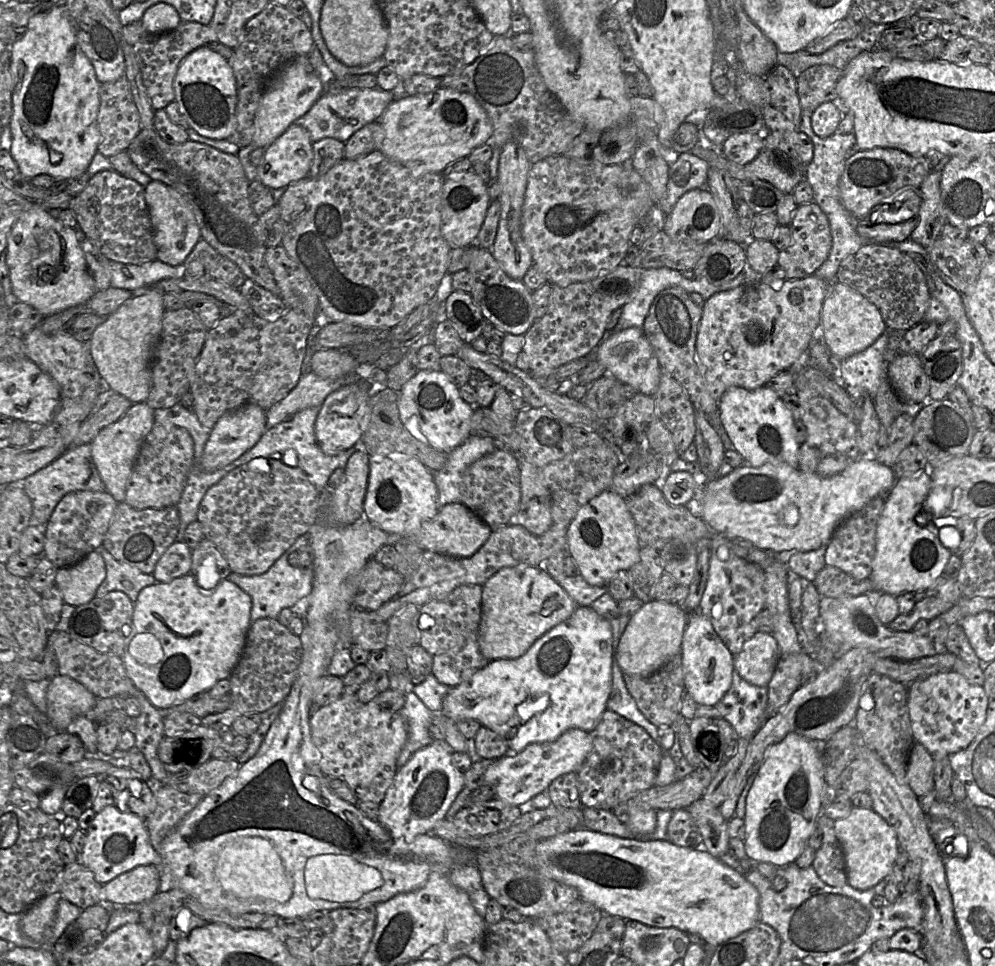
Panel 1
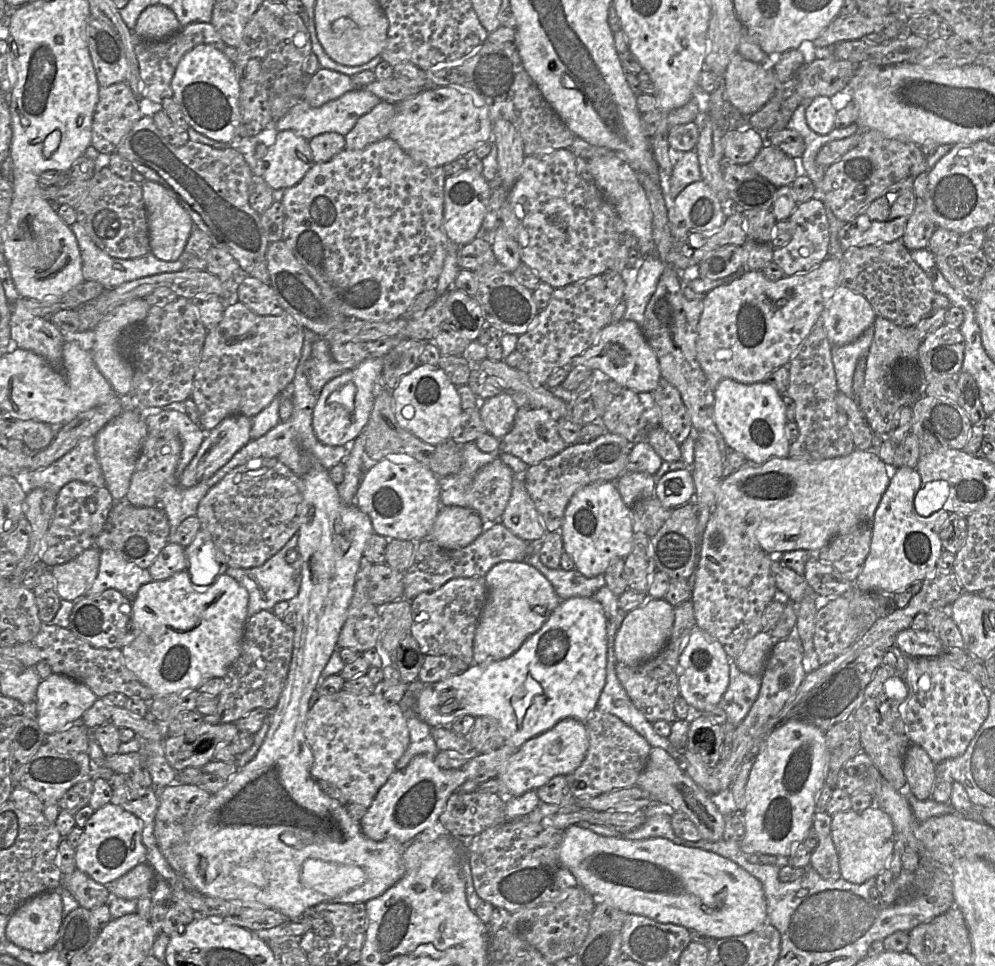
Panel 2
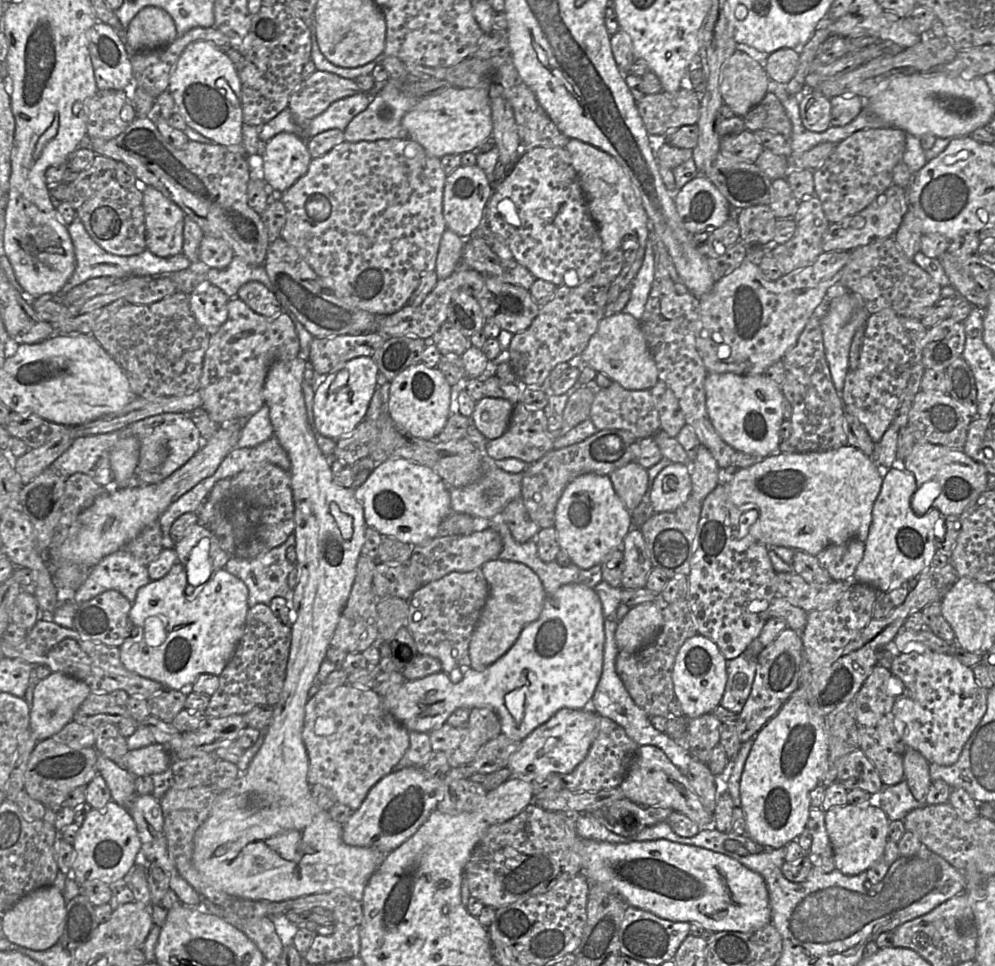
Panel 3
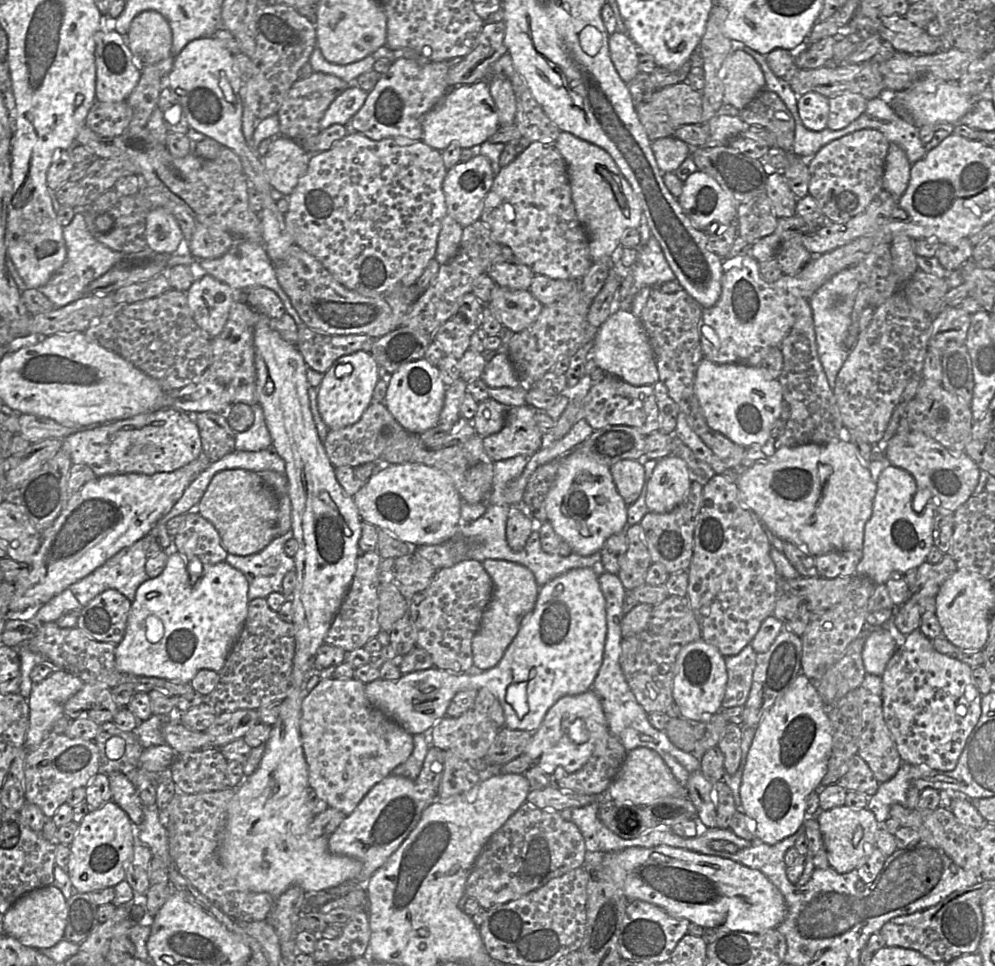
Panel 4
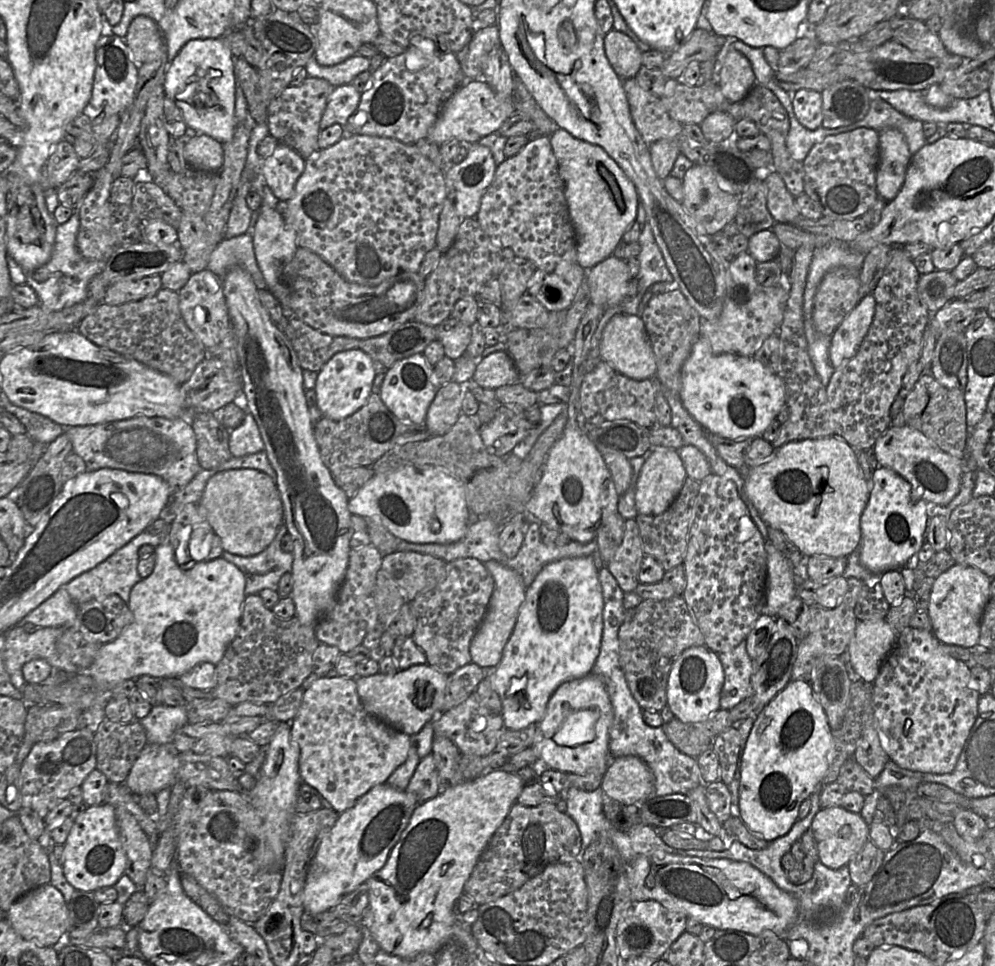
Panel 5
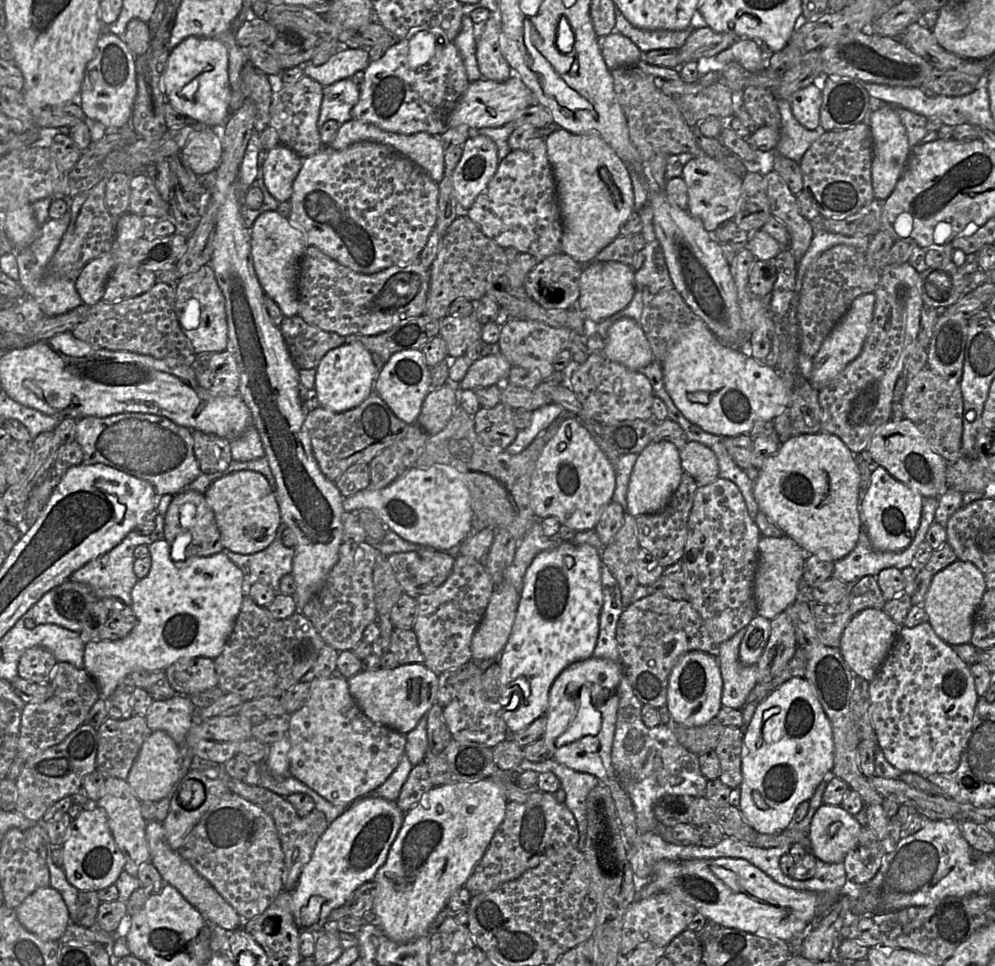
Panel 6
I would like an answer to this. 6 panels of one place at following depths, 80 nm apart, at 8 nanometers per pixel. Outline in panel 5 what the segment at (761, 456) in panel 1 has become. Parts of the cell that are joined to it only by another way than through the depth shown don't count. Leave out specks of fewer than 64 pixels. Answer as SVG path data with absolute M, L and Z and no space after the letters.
M700 336L681 369L679 398L707 432L731 440L761 437L785 404L785 386L781 378L754 357L733 353L715 354Z

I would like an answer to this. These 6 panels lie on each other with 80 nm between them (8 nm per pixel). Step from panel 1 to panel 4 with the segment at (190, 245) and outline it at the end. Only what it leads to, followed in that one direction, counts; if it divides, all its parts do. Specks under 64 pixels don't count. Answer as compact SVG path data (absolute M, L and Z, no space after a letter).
M157 208L151 210L147 214L146 218L146 229L145 229L145 238L147 246L153 251L161 254L172 255L177 250L179 244L183 245L186 242L184 239L183 232L177 222L176 218L168 212L166 209Z

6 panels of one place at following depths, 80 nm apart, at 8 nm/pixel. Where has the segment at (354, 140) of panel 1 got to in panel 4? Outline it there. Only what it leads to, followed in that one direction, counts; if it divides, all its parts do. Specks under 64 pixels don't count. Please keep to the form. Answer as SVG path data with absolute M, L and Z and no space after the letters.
M407 58L396 59L388 72L380 75L363 106L345 125L347 134L363 135L375 141L395 137L422 140L424 116L451 89L447 76L454 62L456 61L418 62Z

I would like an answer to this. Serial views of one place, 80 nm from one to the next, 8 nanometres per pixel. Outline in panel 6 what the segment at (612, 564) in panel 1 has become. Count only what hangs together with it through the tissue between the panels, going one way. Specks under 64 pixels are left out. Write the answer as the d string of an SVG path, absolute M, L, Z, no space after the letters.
M566 417L556 434L546 443L531 477L530 502L535 516L554 516L560 524L576 532L595 529L604 507L613 500L616 486L615 468L576 417Z

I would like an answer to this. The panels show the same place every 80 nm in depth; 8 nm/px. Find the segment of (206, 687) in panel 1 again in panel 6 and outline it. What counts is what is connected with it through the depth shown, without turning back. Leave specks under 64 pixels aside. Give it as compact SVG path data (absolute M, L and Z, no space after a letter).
M165 539L150 545L151 567L148 574L138 579L131 591L132 611L136 625L123 638L117 640L86 640L84 643L84 668L96 682L99 696L106 699L119 682L135 670L164 671L183 658L217 658L223 651L243 600L243 573L222 551L211 556L189 556L181 561L171 558L170 546Z

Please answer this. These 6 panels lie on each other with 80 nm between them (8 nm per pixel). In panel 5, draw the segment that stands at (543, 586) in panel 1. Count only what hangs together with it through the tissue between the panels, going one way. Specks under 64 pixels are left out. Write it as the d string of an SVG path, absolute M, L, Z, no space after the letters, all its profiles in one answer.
M495 560L485 562L484 566L493 577L495 588L483 620L471 639L470 655L472 662L481 668L496 668L515 627L520 607L525 600L527 587L516 571Z

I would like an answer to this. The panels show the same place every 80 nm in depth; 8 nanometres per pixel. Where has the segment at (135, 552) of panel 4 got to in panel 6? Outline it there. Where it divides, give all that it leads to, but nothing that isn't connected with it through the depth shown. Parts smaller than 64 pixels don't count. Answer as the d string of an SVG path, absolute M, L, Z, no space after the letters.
M157 515L155 518L155 525L154 531L149 535L140 535L135 531L128 533L127 536L110 551L89 561L84 566L73 572L70 579L89 585L98 599L103 599L104 597L117 597L131 607L131 591L138 580L133 570L133 564L136 559L133 555L133 551L138 545L150 545L157 540L164 539L163 515Z

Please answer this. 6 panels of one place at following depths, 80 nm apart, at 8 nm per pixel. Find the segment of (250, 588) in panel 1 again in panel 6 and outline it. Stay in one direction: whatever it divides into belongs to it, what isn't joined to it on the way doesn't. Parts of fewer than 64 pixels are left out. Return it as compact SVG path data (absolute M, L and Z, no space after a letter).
M281 522L273 542L254 554L239 554L223 548L222 552L243 573L243 595L247 594L248 588L256 582L267 584L279 593L280 579L286 574L291 574L294 547L286 547L282 543L285 528L285 524Z

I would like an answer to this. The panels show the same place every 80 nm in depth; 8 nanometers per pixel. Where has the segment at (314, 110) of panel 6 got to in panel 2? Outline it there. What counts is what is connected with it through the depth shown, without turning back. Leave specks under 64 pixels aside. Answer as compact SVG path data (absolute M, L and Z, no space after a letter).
M320 68L315 74L307 77L302 100L316 108L354 89L356 86L351 77Z

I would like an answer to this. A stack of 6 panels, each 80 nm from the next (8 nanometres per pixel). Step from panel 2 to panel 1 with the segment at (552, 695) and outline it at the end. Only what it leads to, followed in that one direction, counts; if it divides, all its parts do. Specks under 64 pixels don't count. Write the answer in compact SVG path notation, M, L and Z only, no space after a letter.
M577 606L567 620L546 632L519 658L494 659L489 661L485 667L475 672L469 680L450 688L443 700L441 713L454 721L475 719L481 726L485 726L497 733L505 741L509 753L518 753L532 743L554 741L571 728L579 728L590 733L597 726L603 712L607 709L607 701L611 692L612 681L612 640L610 624L604 617L600 616L590 606Z

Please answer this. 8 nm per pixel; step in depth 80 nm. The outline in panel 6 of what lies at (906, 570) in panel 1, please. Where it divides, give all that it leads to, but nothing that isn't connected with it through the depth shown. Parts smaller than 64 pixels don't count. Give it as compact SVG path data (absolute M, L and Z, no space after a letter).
M878 467L870 475L868 490L860 503L860 522L872 547L883 552L900 552L912 542L920 524L922 496Z

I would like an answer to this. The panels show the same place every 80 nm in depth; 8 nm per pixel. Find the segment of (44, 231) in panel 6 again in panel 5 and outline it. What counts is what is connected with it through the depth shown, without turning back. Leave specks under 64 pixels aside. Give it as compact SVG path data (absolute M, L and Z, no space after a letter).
M74 211L70 219L56 228L55 243L52 255L49 261L37 270L26 273L26 285L30 286L39 298L39 305L48 311L60 311L64 308L71 307L77 303L83 302L88 298L88 285L93 277L104 270L106 262L93 261L84 258L79 252L76 245L76 237L79 230L79 215Z

